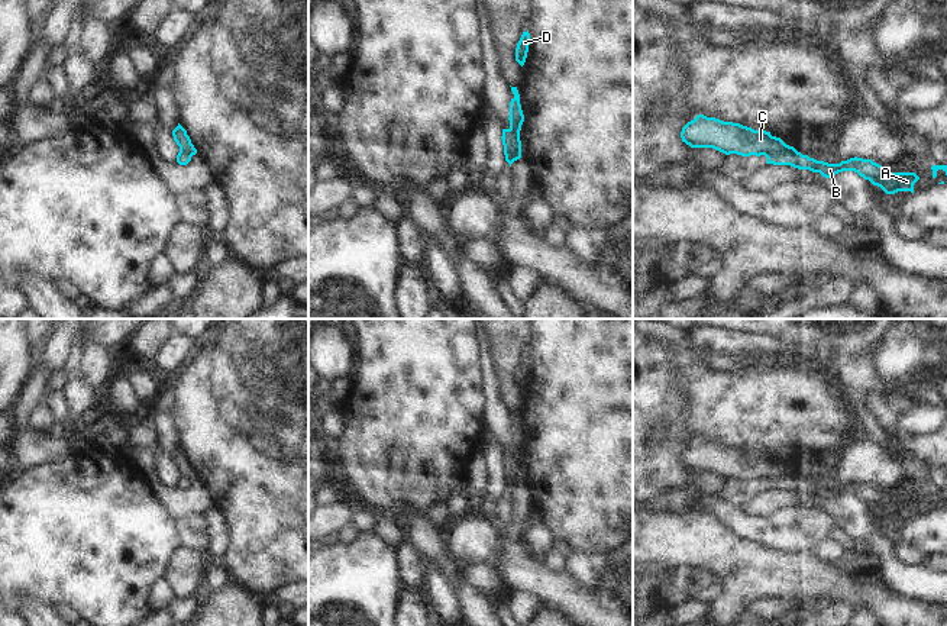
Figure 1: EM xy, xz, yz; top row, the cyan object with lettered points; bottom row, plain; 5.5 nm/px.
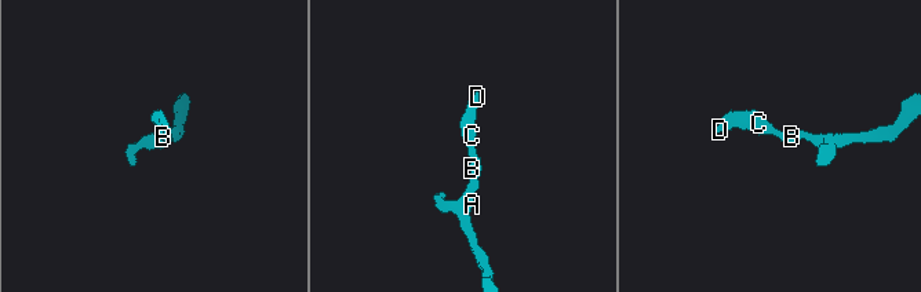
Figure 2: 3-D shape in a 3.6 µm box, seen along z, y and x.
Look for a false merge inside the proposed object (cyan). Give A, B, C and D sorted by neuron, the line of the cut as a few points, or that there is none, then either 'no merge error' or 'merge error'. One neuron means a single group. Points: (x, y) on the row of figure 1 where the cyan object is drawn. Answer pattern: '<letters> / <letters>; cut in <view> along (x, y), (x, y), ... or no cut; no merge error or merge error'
A B / C D; cut in yz along (788, 145), (765, 155); merge error

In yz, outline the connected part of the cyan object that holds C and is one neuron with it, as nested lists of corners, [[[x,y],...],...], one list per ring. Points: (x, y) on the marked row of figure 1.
[[[704,114],[688,122],[682,128],[681,138],[691,148],[712,148],[725,155],[741,156],[772,155],[789,146],[780,138],[772,136],[770,132],[754,130],[740,123],[723,122]]]

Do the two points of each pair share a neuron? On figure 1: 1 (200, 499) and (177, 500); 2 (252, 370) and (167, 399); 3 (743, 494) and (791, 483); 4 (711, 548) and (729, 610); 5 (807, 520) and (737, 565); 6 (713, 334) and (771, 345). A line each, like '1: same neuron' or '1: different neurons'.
1: same neuron
2: different neurons
3: same neuron
4: same neuron
5: different neurons
6: same neuron

